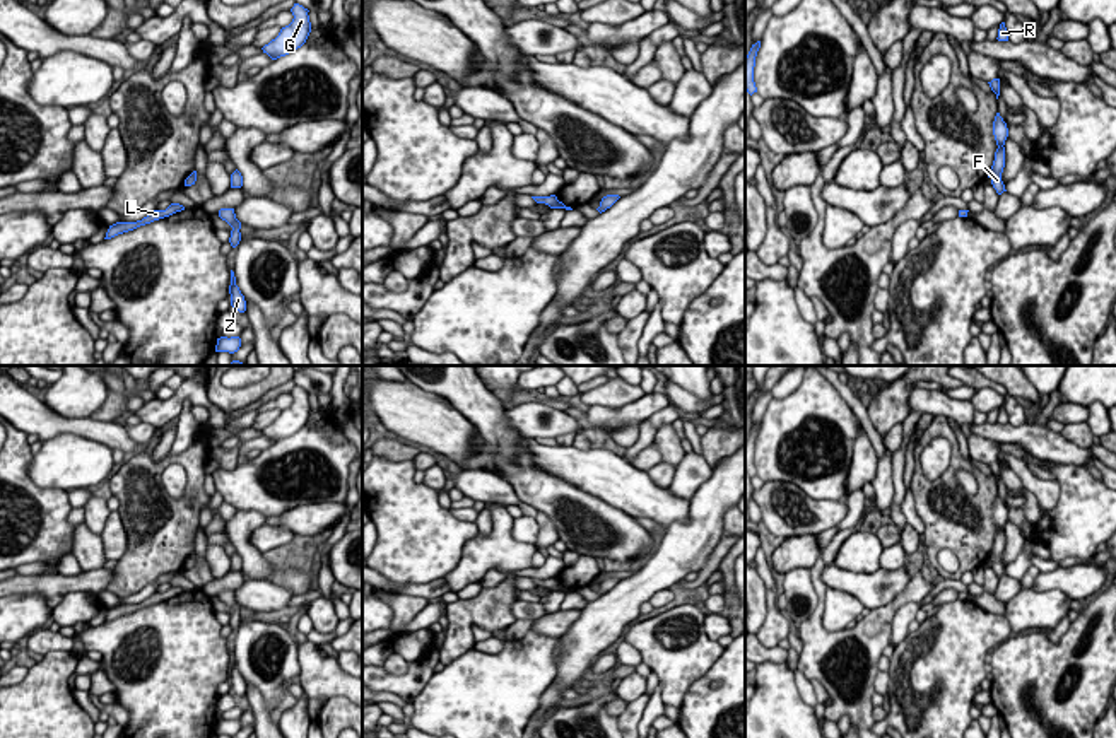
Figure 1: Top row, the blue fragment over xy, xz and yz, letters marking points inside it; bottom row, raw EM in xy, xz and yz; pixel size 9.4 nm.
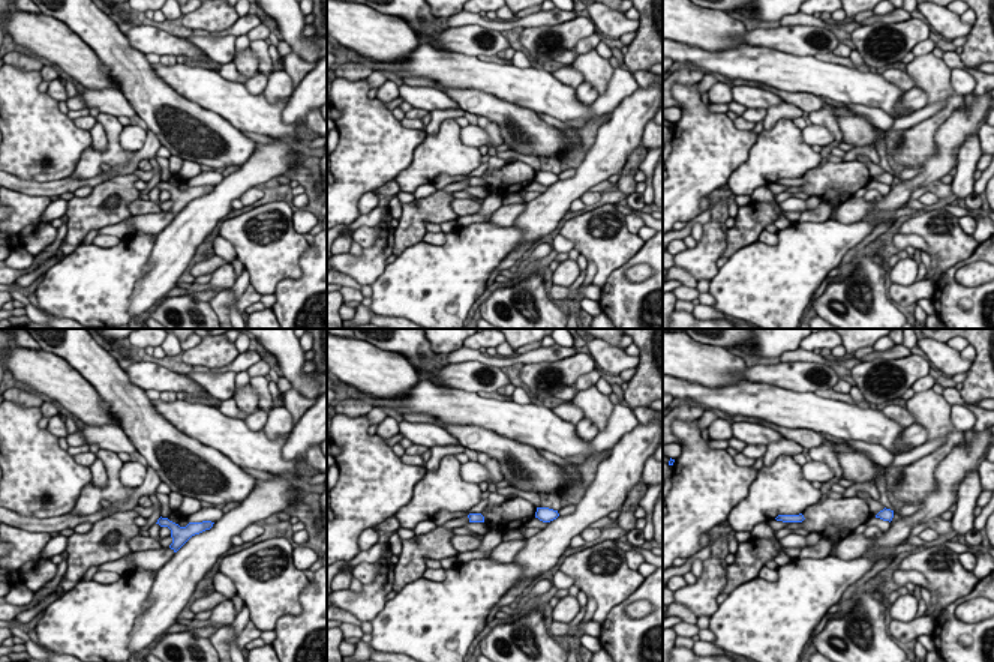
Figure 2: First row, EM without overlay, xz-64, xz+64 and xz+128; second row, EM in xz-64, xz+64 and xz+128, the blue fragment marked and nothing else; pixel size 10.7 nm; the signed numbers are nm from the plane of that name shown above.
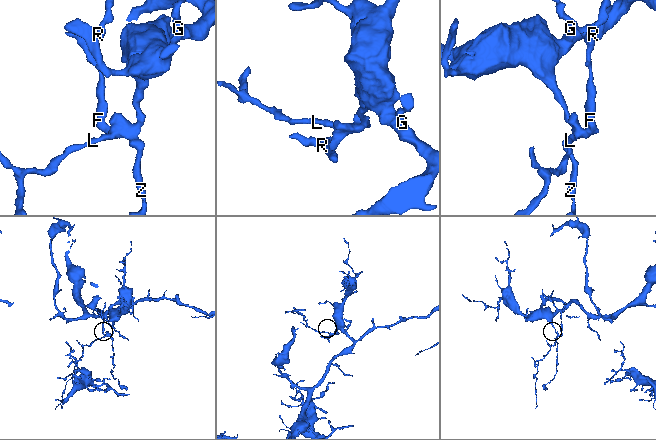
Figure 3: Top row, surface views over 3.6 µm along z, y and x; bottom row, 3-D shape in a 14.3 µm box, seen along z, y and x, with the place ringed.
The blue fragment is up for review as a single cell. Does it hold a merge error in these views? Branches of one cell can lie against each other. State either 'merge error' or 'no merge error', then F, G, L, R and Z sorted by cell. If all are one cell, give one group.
no merge error; groups F G L R Z

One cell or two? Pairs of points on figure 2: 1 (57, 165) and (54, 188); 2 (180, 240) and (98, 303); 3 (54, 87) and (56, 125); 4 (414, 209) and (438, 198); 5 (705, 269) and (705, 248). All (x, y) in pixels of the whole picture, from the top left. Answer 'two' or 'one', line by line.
1: two
2: two
3: two
4: one
5: one

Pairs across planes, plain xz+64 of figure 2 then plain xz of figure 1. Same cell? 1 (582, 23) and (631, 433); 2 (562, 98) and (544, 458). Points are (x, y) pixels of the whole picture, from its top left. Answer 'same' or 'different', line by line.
1: different
2: same

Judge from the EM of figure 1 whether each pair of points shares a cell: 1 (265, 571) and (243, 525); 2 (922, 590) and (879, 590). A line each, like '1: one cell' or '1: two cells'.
1: one cell
2: two cells

